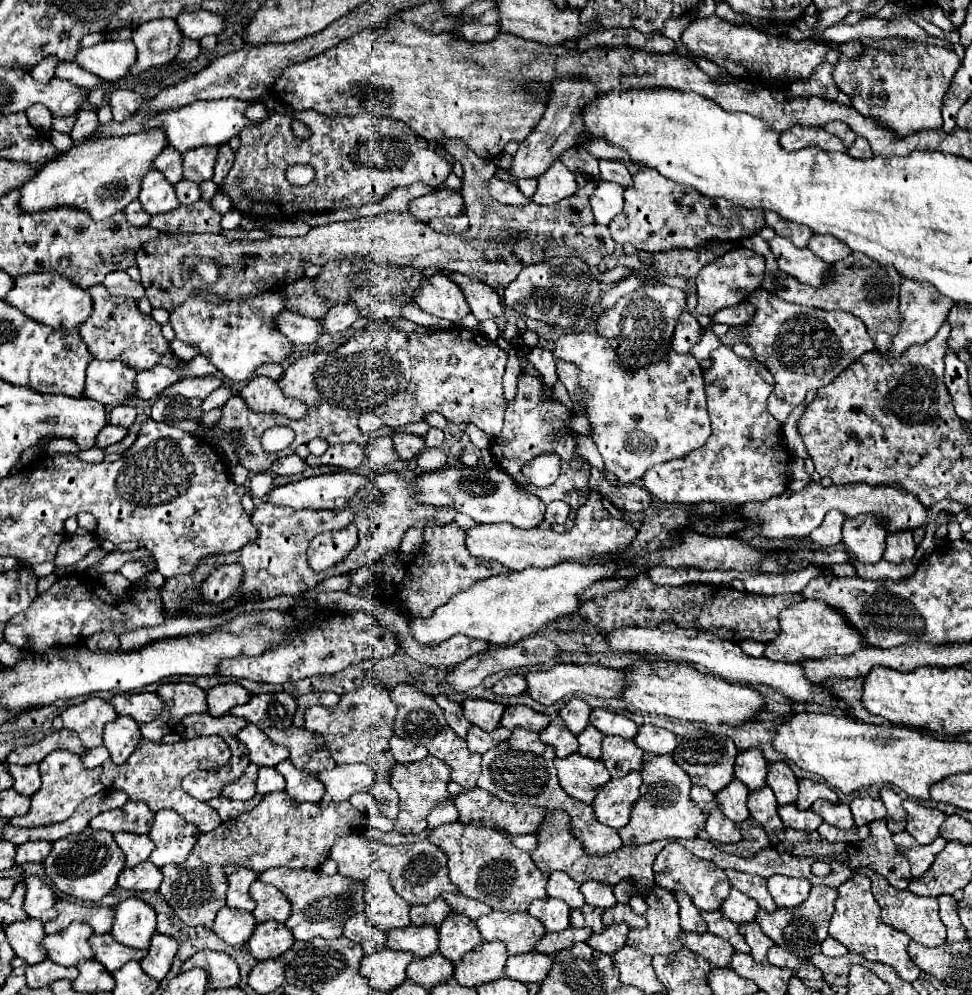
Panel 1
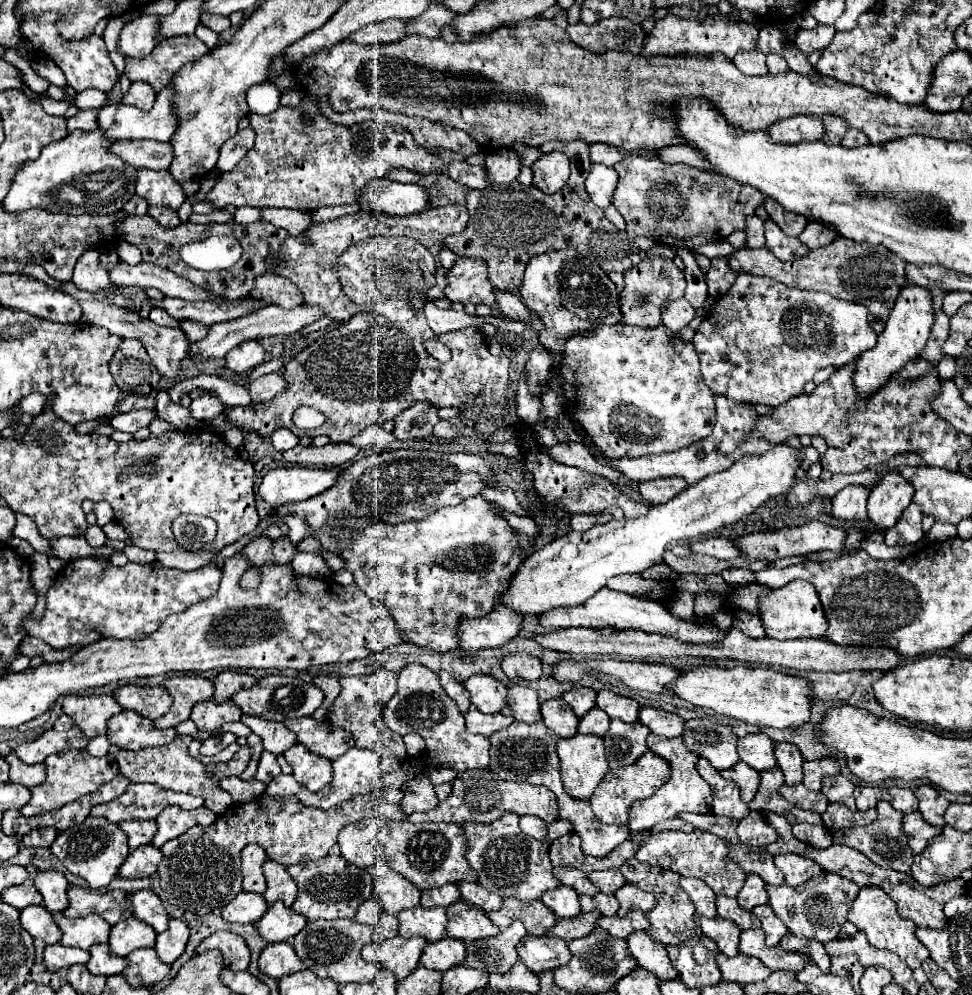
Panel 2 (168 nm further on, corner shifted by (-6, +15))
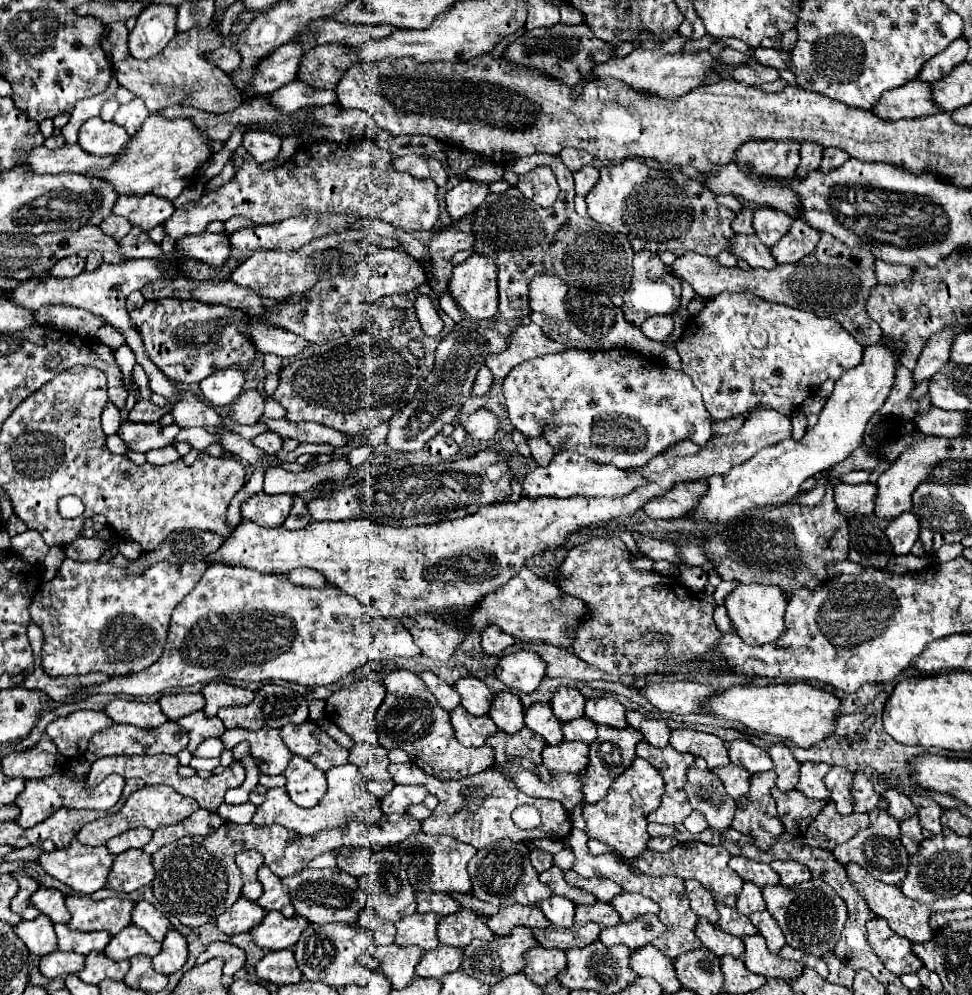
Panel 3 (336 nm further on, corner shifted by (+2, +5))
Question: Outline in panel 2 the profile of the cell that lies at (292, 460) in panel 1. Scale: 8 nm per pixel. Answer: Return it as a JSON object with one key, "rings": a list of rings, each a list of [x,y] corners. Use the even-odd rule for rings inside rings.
{"rings":[[[278,428],[278,430],[270,436],[270,440],[272,440],[272,444],[274,444],[274,448],[276,448],[278,452],[286,452],[288,448],[298,446],[298,436],[292,434],[290,430],[284,430],[284,428]]]}

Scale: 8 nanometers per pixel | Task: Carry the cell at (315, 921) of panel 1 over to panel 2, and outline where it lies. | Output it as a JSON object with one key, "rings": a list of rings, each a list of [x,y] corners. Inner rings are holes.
{"rings":[[[324,856],[318,860],[310,860],[304,864],[286,868],[292,880],[298,884],[298,898],[292,904],[292,910],[302,914],[308,920],[318,918],[354,918],[356,908],[368,900],[374,892],[372,874],[362,870],[342,856]]]}

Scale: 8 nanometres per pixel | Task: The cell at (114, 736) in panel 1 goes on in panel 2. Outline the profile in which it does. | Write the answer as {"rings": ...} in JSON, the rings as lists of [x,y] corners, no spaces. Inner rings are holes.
{"rings":[[[122,710],[108,720],[108,740],[124,750],[142,750],[148,746],[166,746],[176,736],[174,728],[160,730],[152,720],[132,710]]]}

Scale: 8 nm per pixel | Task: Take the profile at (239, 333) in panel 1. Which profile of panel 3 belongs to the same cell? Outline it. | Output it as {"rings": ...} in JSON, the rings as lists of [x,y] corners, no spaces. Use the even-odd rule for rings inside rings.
{"rings":[[[226,368],[226,370],[216,370],[216,374],[210,374],[200,382],[200,390],[206,398],[206,402],[214,406],[228,406],[232,404],[238,394],[242,392],[244,386],[244,376],[236,368]]]}

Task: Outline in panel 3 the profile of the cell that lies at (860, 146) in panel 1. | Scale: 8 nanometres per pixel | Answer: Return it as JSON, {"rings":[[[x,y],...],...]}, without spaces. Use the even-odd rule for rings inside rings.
{"rings":[[[826,148],[822,154],[822,162],[820,162],[820,172],[828,172],[828,170],[836,170],[840,168],[844,162],[848,160],[848,154],[844,154],[838,148]]]}

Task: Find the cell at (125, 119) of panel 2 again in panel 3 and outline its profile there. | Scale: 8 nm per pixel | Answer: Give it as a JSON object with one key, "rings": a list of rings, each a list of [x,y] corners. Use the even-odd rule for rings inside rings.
{"rings":[[[90,118],[80,126],[78,146],[94,156],[118,154],[126,148],[130,136],[126,130],[114,122],[102,122],[100,118]]]}

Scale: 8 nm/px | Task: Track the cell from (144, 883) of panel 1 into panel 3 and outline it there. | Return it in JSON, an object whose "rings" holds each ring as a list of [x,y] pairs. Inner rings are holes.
{"rings":[[[132,848],[114,858],[114,866],[108,874],[108,886],[116,892],[134,892],[154,880],[152,856],[144,850]]]}

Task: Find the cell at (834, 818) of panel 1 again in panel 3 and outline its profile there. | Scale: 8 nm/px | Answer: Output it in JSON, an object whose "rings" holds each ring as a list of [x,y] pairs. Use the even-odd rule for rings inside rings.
{"rings":[[[832,766],[832,770],[826,774],[824,782],[828,790],[832,792],[832,800],[836,802],[836,808],[842,816],[852,814],[852,772],[846,770],[844,766]]]}

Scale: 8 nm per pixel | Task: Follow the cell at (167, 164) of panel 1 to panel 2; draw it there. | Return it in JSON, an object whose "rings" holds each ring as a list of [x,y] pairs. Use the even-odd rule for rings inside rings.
{"rings":[[[120,140],[112,146],[112,152],[122,156],[124,162],[132,164],[134,168],[152,168],[152,170],[164,170],[168,168],[168,164],[172,164],[172,144],[164,142],[160,144],[158,140]]]}

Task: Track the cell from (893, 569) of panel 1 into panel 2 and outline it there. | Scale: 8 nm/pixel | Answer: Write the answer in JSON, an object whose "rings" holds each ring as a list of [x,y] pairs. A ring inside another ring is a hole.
{"rings":[[[812,520],[812,522],[798,526],[798,528],[782,528],[778,532],[770,532],[770,534],[748,534],[748,536],[742,536],[738,540],[746,552],[746,558],[750,558],[750,560],[758,560],[758,558],[760,560],[778,560],[778,558],[786,558],[786,556],[798,556],[798,554],[820,552],[820,550],[842,552],[846,538],[844,538],[844,530]]]}

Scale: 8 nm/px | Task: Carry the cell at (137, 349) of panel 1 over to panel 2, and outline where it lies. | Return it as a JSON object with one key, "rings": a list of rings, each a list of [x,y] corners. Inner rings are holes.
{"rings":[[[88,250],[80,256],[74,268],[72,282],[76,284],[76,288],[84,292],[92,292],[92,294],[106,292],[108,288],[114,286],[112,280],[108,278],[108,272],[100,268],[100,254],[96,250]]]}

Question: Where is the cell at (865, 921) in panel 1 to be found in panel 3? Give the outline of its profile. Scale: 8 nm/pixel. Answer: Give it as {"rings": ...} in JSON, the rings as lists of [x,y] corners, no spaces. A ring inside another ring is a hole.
{"rings":[[[874,916],[866,926],[868,926],[868,942],[872,950],[878,954],[878,958],[884,962],[884,966],[890,972],[902,976],[922,968],[920,958],[912,954],[912,942],[894,934],[888,922]]]}

